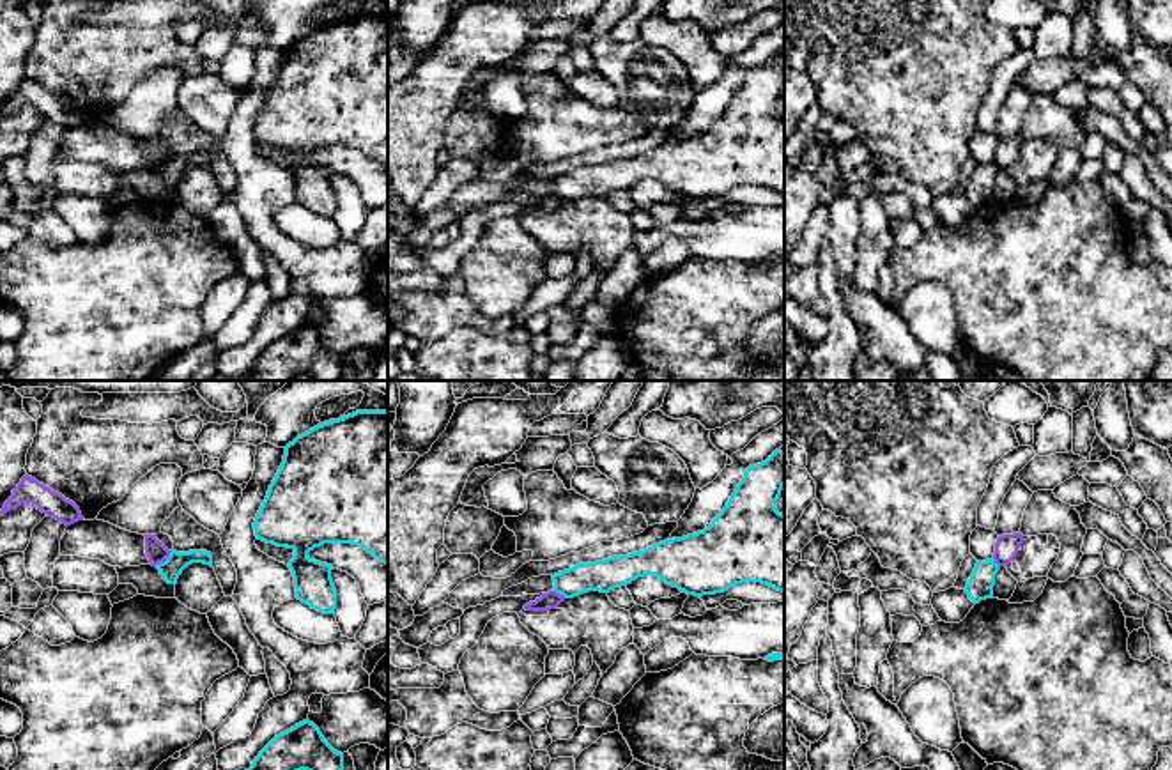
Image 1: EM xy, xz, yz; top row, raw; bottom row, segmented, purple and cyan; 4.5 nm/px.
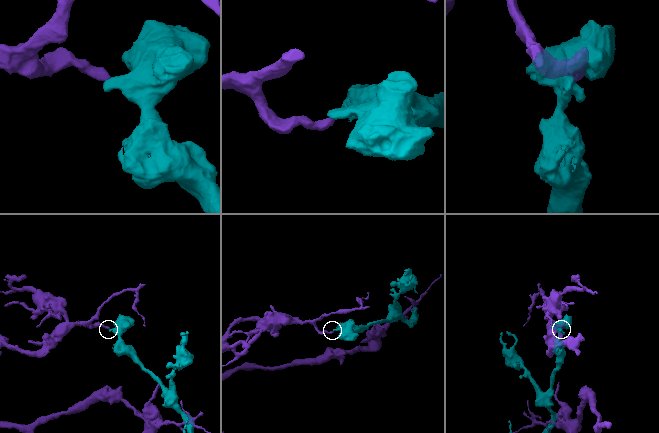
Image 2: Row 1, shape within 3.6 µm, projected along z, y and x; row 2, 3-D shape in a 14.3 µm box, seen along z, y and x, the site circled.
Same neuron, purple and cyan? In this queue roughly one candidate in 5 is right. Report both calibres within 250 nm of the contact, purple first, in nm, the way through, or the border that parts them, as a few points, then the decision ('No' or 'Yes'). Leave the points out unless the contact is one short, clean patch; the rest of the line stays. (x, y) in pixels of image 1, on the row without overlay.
Thickness 90 nm (purple) against 90 nm. Boundary: xy (172, 154), (154, 169). No

